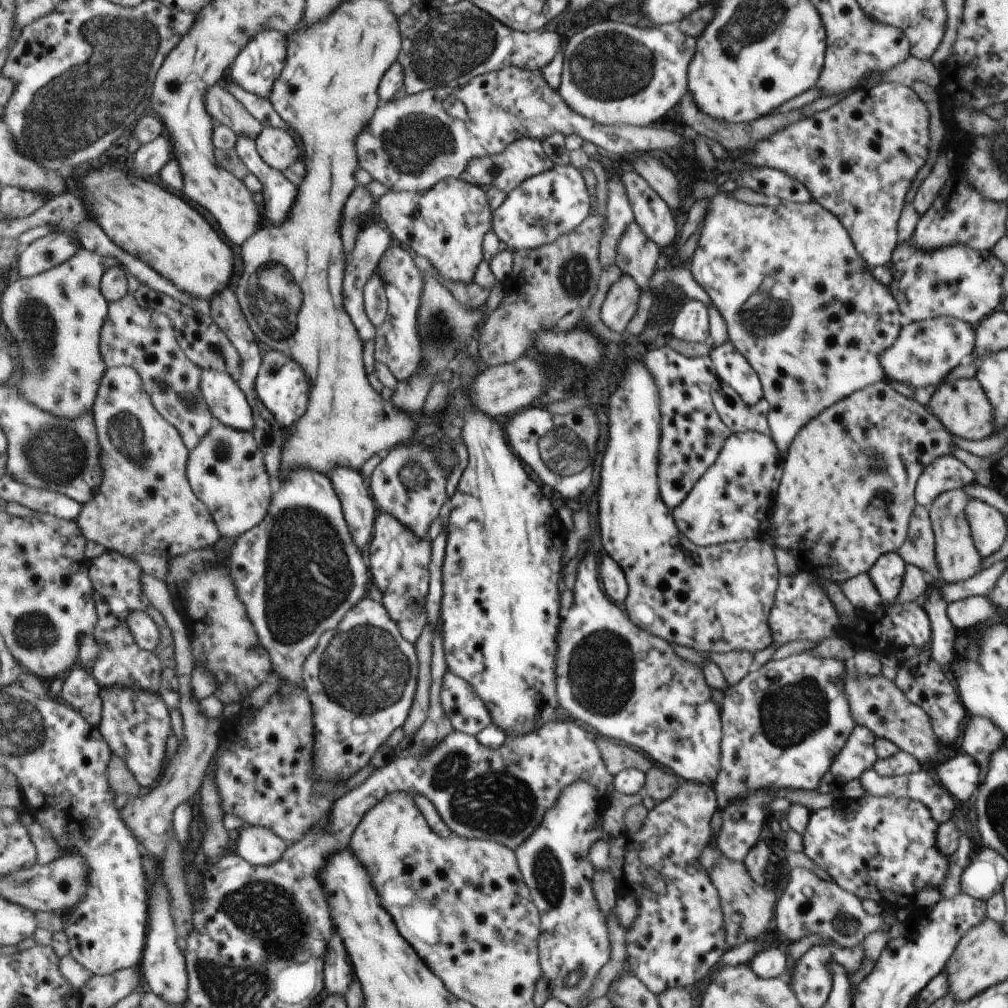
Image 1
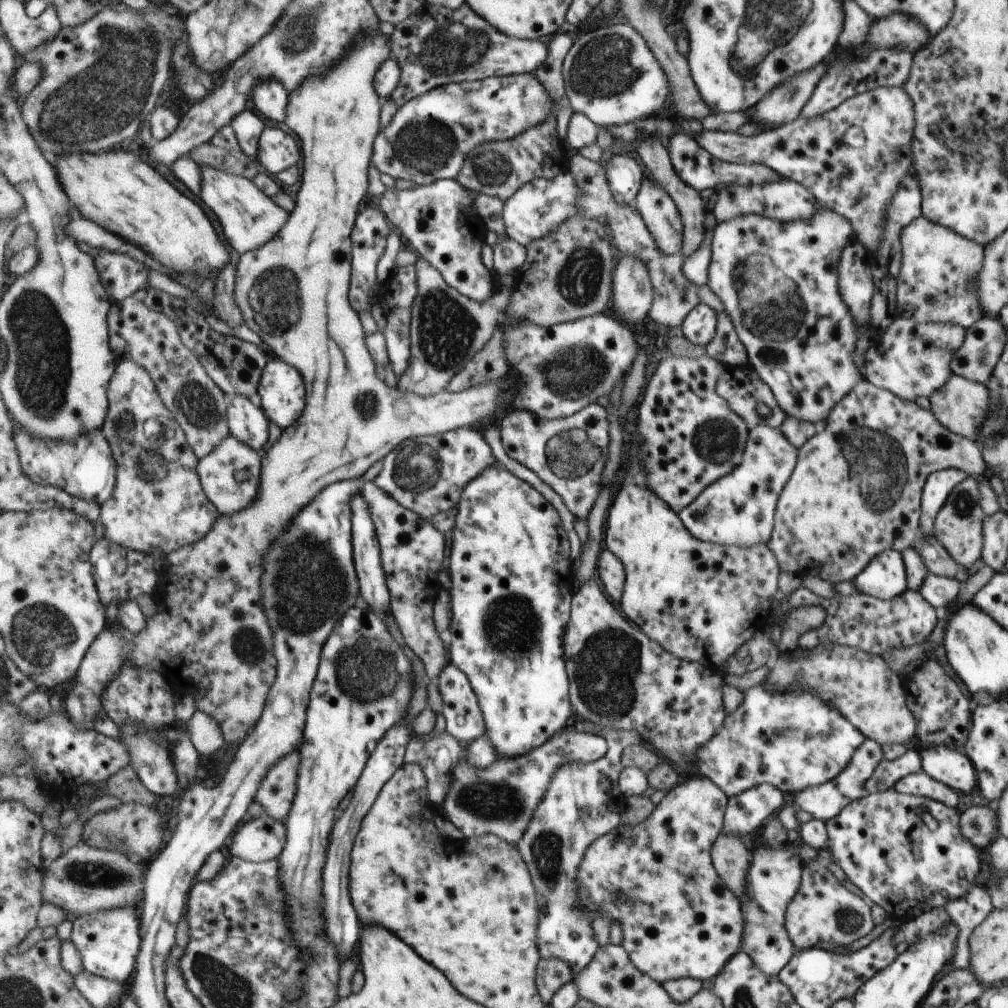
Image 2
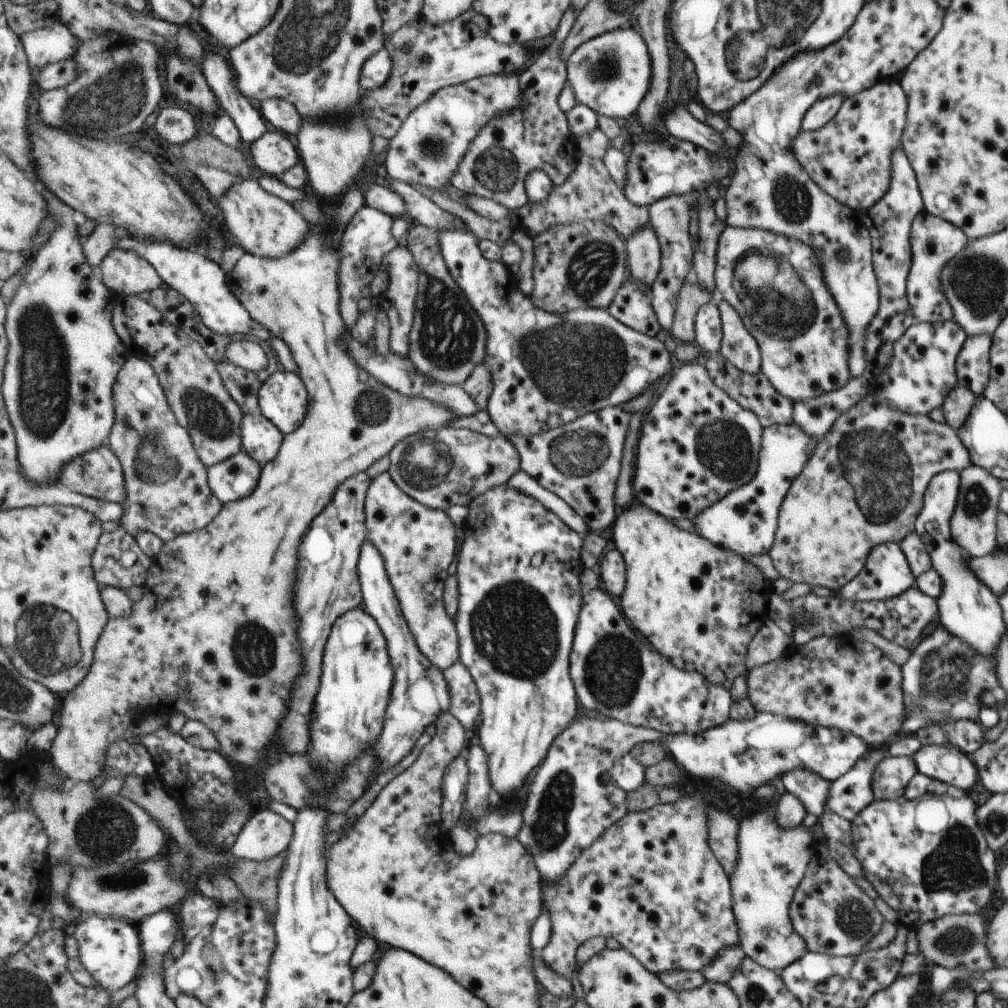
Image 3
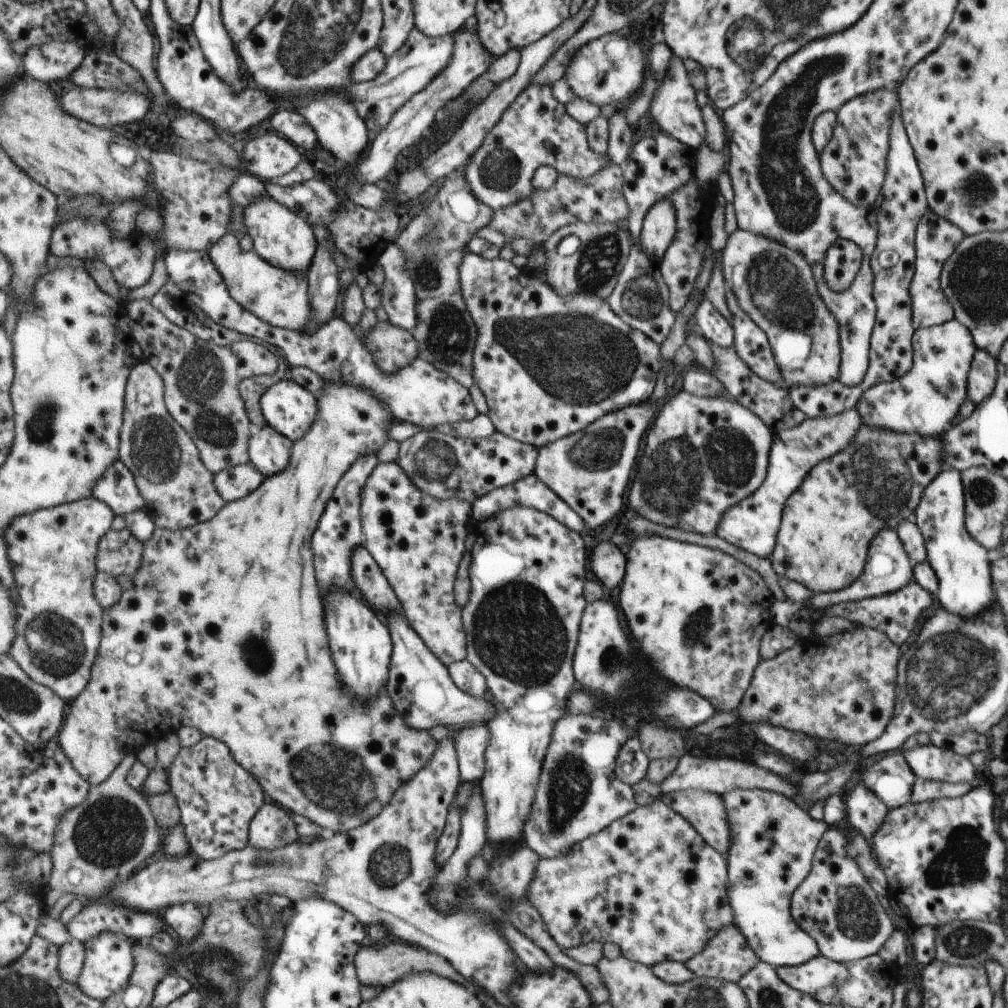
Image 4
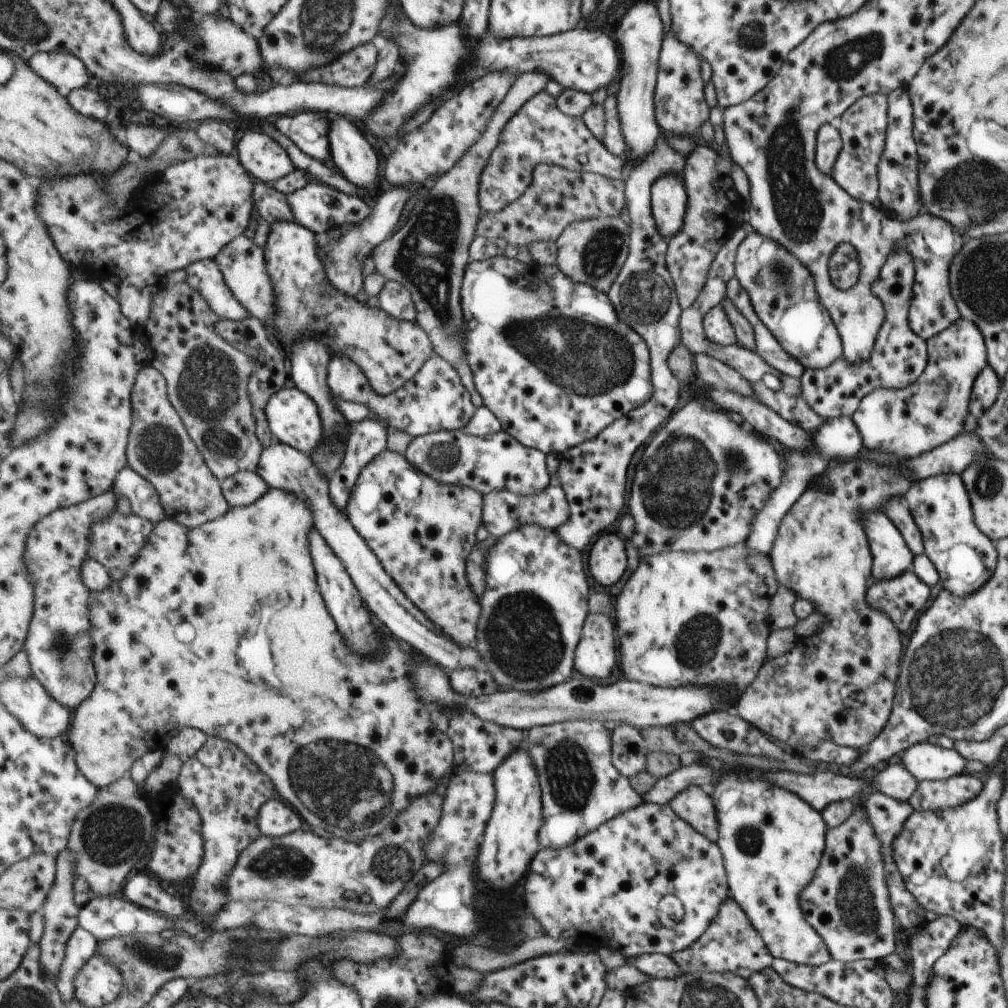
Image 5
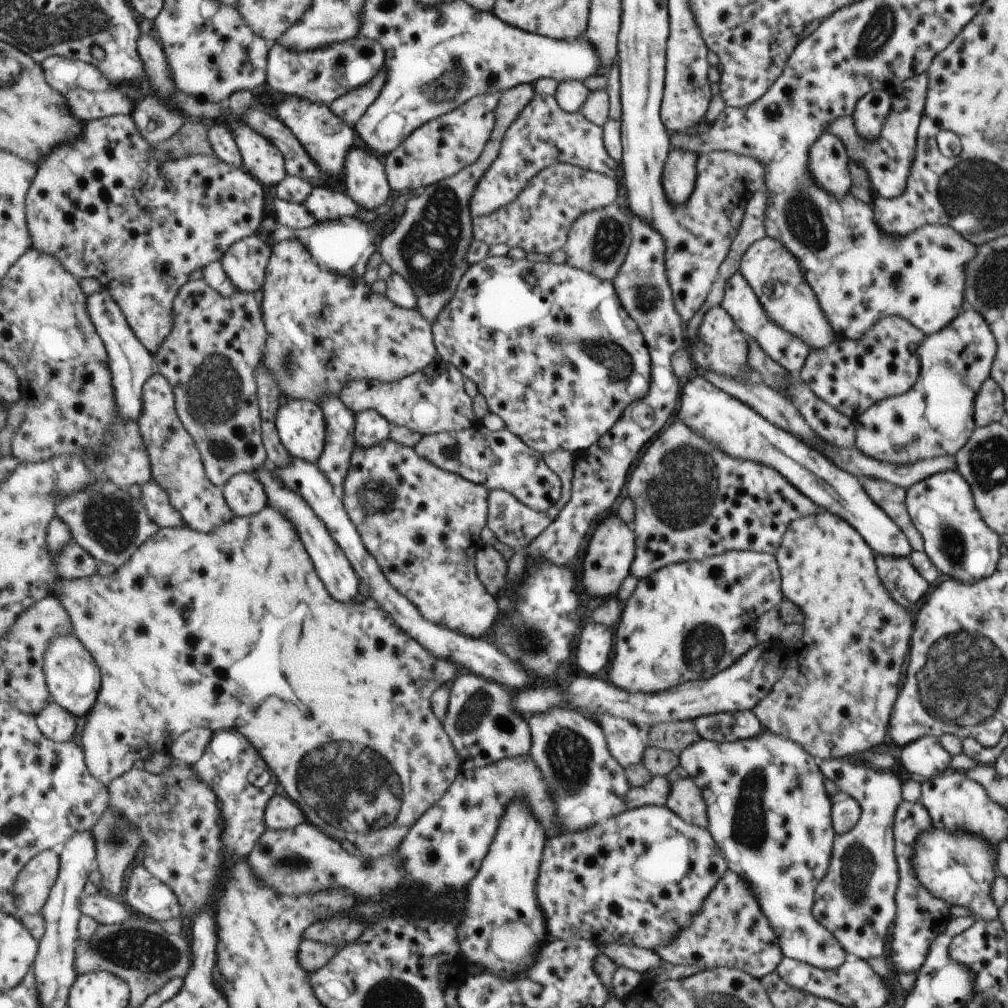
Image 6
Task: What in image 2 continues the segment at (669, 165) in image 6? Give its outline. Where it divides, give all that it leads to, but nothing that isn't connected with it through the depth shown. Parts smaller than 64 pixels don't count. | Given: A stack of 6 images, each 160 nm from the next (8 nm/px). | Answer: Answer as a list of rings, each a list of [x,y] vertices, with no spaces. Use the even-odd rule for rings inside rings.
[[[619,254],[614,270],[612,312],[628,324],[638,324],[648,314],[654,293],[645,263],[633,255]]]

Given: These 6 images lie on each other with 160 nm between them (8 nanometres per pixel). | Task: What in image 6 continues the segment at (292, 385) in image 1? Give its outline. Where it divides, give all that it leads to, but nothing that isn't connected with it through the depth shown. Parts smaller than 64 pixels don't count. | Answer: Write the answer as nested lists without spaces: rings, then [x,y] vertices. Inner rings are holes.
[[[297,399],[283,401],[276,425],[293,458],[317,463],[322,457],[328,424],[321,404]]]

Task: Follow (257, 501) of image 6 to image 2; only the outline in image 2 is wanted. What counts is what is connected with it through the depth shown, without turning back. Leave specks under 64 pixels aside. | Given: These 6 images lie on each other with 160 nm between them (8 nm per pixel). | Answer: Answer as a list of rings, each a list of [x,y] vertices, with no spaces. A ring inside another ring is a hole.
[[[231,434],[209,457],[200,459],[198,473],[203,488],[221,515],[238,513],[257,498],[262,481],[262,456]]]

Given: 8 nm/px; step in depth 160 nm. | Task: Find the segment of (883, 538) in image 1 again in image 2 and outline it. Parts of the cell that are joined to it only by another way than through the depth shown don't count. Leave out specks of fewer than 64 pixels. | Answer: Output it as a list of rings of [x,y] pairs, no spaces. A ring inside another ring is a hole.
[[[864,378],[830,410],[829,416],[818,427],[814,436],[797,449],[796,465],[783,488],[783,498],[779,498],[779,514],[775,514],[775,538],[770,538],[771,542],[766,542],[765,545],[777,559],[781,572],[794,574],[799,578],[817,577],[832,585],[841,581],[853,581],[877,553],[887,549],[901,552],[916,543],[921,489],[931,473],[941,469],[959,469],[966,475],[979,477],[987,467],[981,447],[973,440],[947,430],[931,411],[923,410],[914,402],[880,389]],[[853,428],[879,430],[897,440],[903,448],[909,478],[899,500],[895,500],[895,504],[889,510],[875,512],[867,508],[861,500],[861,494],[857,492],[857,486],[851,480],[847,480],[847,462],[839,454],[837,436],[847,434]]]

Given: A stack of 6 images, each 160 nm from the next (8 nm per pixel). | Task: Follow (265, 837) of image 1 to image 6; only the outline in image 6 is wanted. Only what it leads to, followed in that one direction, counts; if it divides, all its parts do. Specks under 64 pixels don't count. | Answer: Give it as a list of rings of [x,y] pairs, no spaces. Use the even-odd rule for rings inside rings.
[[[276,794],[266,808],[266,826],[269,829],[294,829],[307,820],[299,804],[287,796]]]

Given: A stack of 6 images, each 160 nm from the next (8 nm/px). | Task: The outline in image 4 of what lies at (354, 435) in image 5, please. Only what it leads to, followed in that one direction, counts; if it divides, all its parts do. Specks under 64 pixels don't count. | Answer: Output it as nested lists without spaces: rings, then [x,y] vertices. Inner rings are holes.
[[[367,453],[360,456],[353,467],[342,476],[337,488],[334,488],[334,496],[327,503],[322,520],[319,521],[318,529],[313,536],[313,550],[315,555],[314,565],[322,598],[327,593],[341,587],[350,590],[356,597],[361,593],[356,588],[352,577],[352,554],[353,551],[364,544],[365,535],[362,527],[362,492],[370,474],[379,464],[377,453]]]

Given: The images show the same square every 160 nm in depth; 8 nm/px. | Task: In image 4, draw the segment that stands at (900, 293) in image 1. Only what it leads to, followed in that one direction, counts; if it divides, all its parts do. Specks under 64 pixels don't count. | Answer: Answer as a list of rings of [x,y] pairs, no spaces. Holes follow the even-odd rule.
[[[931,209],[923,214],[923,222],[919,223],[919,234],[914,234],[914,273],[915,282],[909,286],[910,306],[913,308],[913,327],[926,329],[940,325],[954,318],[953,308],[940,287],[939,277],[947,257],[957,248],[964,234],[959,227],[947,219],[936,215]]]

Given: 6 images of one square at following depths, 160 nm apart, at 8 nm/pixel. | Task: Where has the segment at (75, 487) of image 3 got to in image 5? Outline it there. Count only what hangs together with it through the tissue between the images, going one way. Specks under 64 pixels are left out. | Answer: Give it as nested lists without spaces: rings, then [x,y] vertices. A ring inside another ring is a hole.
[[[126,467],[117,474],[113,490],[119,498],[127,499],[131,511],[154,525],[166,519],[166,510],[162,508],[157,488],[143,478],[138,471]]]

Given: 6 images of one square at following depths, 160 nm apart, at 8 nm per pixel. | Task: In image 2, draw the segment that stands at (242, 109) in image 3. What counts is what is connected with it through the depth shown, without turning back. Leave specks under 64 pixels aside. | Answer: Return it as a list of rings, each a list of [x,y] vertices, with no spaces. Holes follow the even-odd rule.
[[[244,110],[234,118],[231,125],[235,129],[238,141],[240,142],[239,149],[257,159],[259,140],[263,131],[267,128],[265,122],[255,114],[254,110],[253,112]]]

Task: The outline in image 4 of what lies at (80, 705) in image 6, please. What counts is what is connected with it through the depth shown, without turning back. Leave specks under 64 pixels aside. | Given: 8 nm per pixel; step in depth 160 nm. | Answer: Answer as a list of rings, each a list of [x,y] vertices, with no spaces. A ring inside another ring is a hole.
[[[89,497],[81,499],[72,503],[65,503],[55,508],[41,509],[31,514],[23,515],[17,518],[10,528],[6,531],[6,539],[10,546],[10,559],[14,566],[14,574],[16,581],[18,582],[18,589],[20,590],[20,603],[18,604],[18,638],[14,642],[14,648],[11,649],[10,656],[13,657],[23,670],[27,671],[35,682],[39,684],[51,687],[63,700],[67,702],[74,701],[90,684],[92,679],[92,669],[96,658],[98,656],[98,650],[100,642],[102,641],[102,626],[103,626],[103,608],[102,603],[96,597],[94,589],[94,578],[98,573],[98,566],[96,565],[96,558],[98,557],[99,543],[103,536],[109,532],[109,528],[113,526],[113,520],[115,520],[116,512],[109,506],[103,499],[97,497]]]

